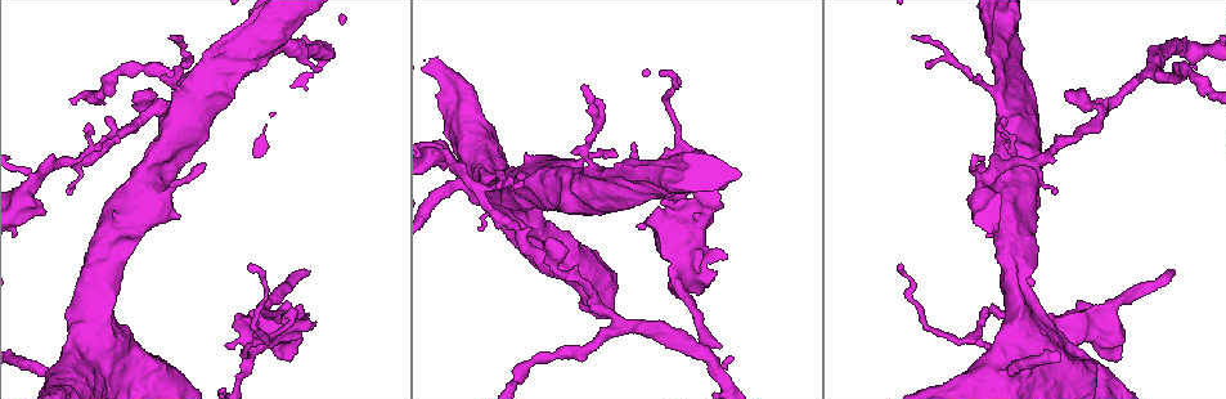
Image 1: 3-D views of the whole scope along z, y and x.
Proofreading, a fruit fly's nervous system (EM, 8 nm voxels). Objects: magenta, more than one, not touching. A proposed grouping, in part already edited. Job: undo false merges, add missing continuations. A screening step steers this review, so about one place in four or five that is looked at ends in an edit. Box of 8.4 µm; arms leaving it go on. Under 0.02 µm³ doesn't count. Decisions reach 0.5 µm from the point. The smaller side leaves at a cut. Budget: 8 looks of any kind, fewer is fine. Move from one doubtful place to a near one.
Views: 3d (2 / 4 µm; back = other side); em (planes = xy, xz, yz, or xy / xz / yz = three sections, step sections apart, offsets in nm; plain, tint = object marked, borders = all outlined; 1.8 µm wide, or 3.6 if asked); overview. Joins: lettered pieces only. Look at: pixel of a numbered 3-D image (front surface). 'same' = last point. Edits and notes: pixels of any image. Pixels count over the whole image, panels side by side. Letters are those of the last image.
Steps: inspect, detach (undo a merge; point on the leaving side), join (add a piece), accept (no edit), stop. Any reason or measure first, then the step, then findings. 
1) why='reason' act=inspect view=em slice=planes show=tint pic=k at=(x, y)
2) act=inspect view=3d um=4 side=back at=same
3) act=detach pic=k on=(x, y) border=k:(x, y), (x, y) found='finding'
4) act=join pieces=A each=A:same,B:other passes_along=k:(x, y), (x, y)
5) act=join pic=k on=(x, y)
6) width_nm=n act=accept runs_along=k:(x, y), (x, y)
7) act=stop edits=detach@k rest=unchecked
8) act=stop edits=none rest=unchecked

why='thin arm on a thick one' act=inspect view=em slice=planes show=plain pic=1 at=(980, 190)

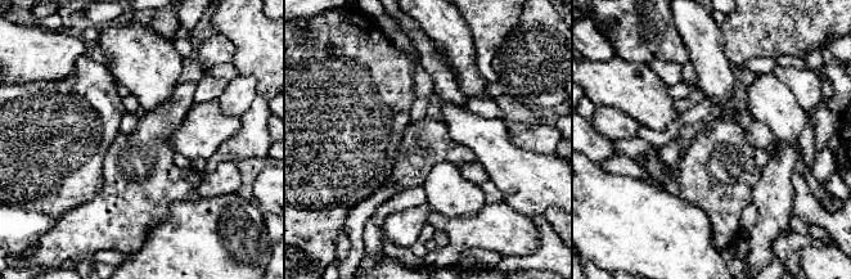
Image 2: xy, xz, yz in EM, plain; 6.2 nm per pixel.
act=inspect view=em slice=planes show=borders at=same

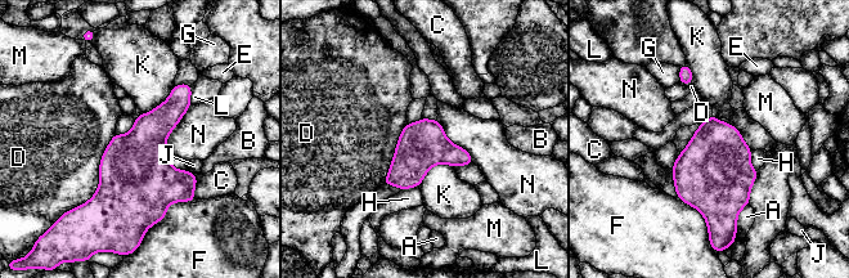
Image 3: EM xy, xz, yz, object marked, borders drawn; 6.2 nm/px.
act=accept each=A:other,B:other,C:other,D:other,E:other,F:other,G:other,H:other,J:other,K:other,L:other,M:other,N:other border=3:(438, 119), (444, 134), (474, 162) found='one neuron here'

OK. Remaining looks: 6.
why='free end' act=inspect view=em slice=planes show=plain pic=1 at=(308, 272)

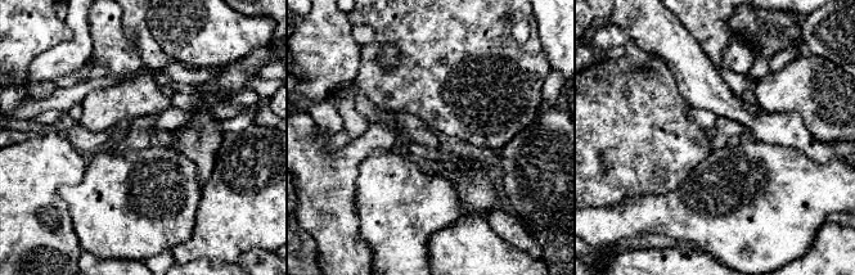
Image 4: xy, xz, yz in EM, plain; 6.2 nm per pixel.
act=inspect view=em slice=planes show=borders at=same

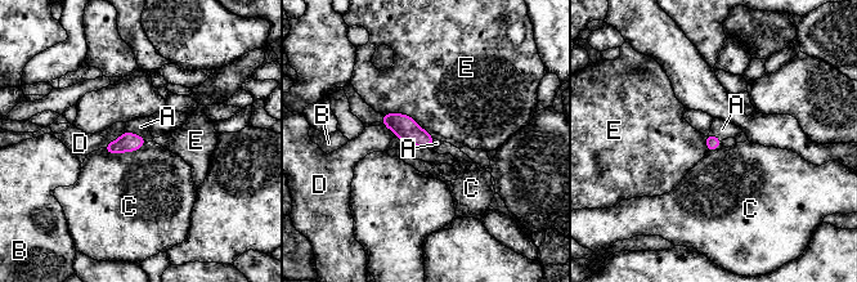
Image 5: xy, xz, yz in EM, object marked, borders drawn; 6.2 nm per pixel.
act=join pic=5 on=(140, 126) each=A:same,B:other,C:other,D:other,E:other passes_along=5:(128, 142), (137, 135), (140, 126) found='it goes on there'

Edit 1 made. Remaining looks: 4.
why='free end' act=inspect view=3d um=4 pic=1 at=(178, 215)

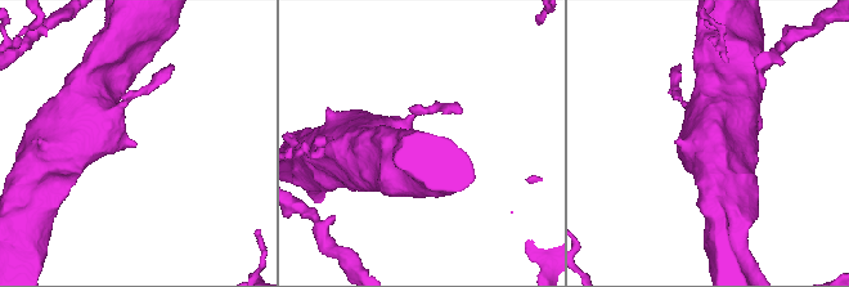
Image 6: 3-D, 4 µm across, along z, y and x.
act=inspect view=em slice=yz step=8 show=tint pic=6 at=(135, 145)

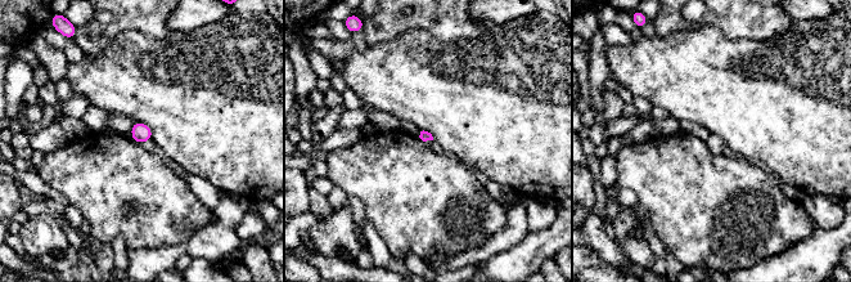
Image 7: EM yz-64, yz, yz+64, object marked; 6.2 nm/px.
why='another direction' act=inspect view=em slice=planes show=borders at=same

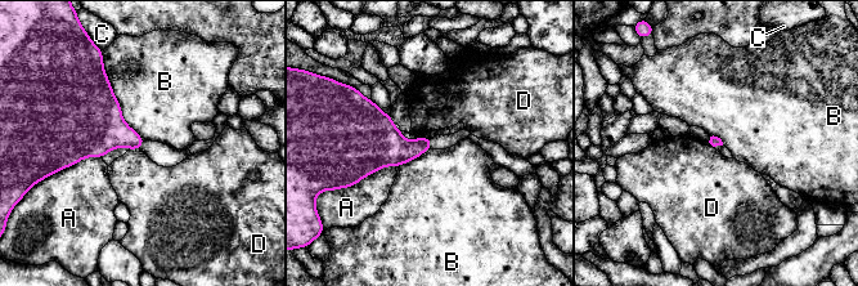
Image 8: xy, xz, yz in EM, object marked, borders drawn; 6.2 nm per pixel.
act=accept each=A:other,B:other,C:other,D:other border=8:(102, 65), (122, 119), (144, 141) found='none of them fits'

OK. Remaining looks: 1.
act=stop edits=join@5 rest=unchecked

